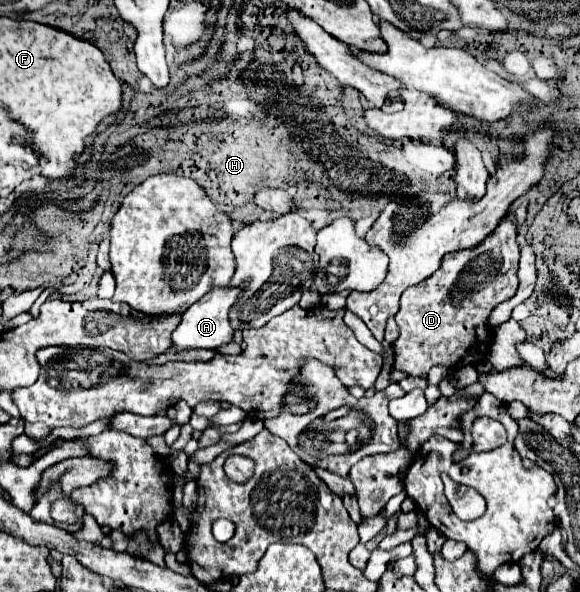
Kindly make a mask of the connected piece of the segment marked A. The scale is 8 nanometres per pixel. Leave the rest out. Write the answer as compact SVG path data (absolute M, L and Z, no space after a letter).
M215 288L213 292L209 292L207 296L203 296L203 300L195 302L181 318L179 326L175 328L175 332L171 334L171 348L175 352L183 352L183 350L193 350L193 348L207 348L207 350L217 350L229 342L233 342L233 328L229 326L229 318L227 312L229 308L235 304L235 300L239 298L241 290L239 288Z

